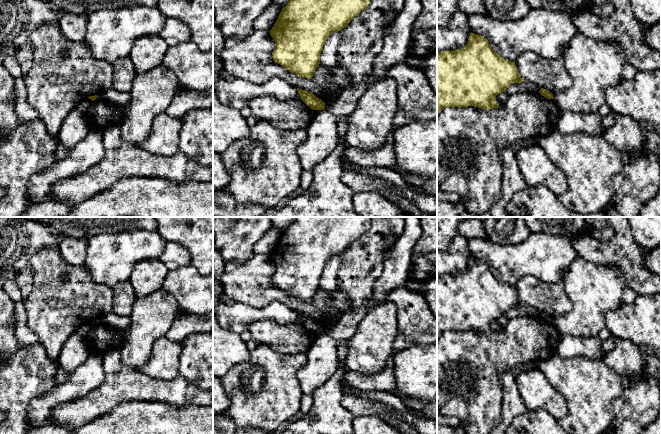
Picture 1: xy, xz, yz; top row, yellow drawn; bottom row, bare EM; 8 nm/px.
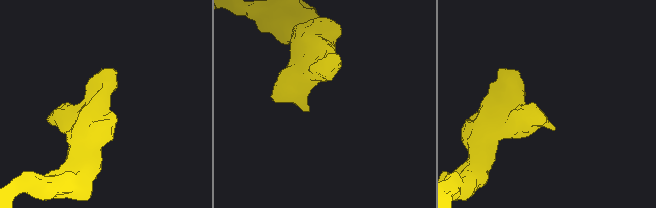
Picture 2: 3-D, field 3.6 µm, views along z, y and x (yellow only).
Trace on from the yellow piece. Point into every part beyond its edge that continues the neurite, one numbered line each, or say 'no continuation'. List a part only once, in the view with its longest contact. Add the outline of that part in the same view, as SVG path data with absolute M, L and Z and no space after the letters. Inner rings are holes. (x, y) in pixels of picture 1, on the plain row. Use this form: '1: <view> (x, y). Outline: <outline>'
no continuation

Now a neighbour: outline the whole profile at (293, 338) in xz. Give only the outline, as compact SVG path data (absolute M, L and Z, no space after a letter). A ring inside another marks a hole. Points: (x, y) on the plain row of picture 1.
M271 319L252 322L248 330L252 339L283 354L308 352L319 334L313 334L302 324L278 324Z

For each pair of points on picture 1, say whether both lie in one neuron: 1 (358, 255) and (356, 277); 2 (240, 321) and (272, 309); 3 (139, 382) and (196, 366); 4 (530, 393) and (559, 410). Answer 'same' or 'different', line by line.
1: same
2: same
3: different
4: same

